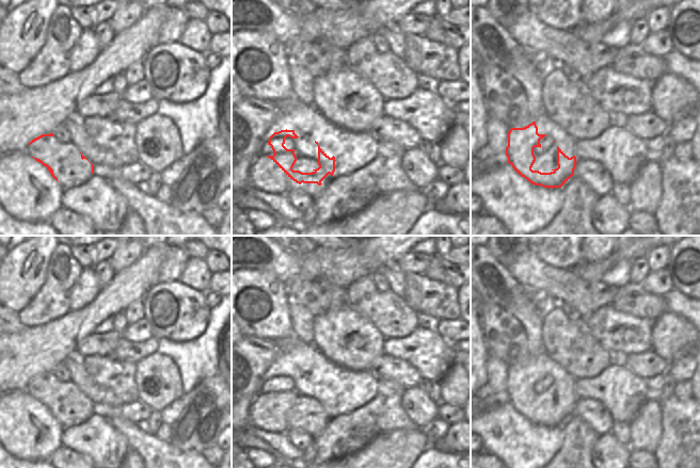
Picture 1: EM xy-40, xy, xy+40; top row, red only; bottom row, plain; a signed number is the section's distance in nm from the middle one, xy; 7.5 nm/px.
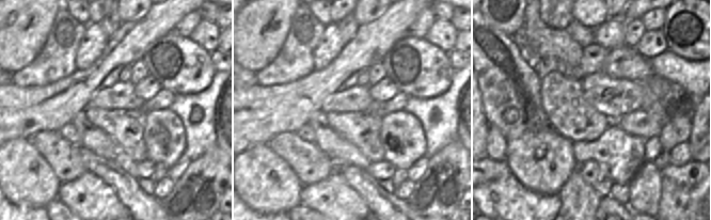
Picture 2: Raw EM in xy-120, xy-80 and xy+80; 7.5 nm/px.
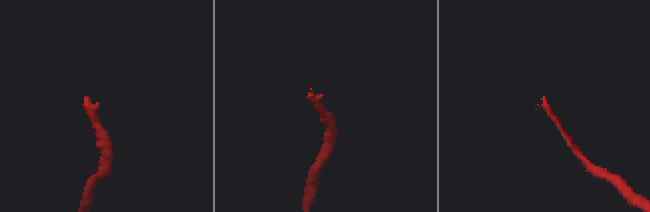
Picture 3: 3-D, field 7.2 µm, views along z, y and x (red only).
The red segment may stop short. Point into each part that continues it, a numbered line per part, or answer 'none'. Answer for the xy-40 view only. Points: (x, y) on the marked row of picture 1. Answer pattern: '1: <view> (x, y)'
1: xy-40 (24, 180)

